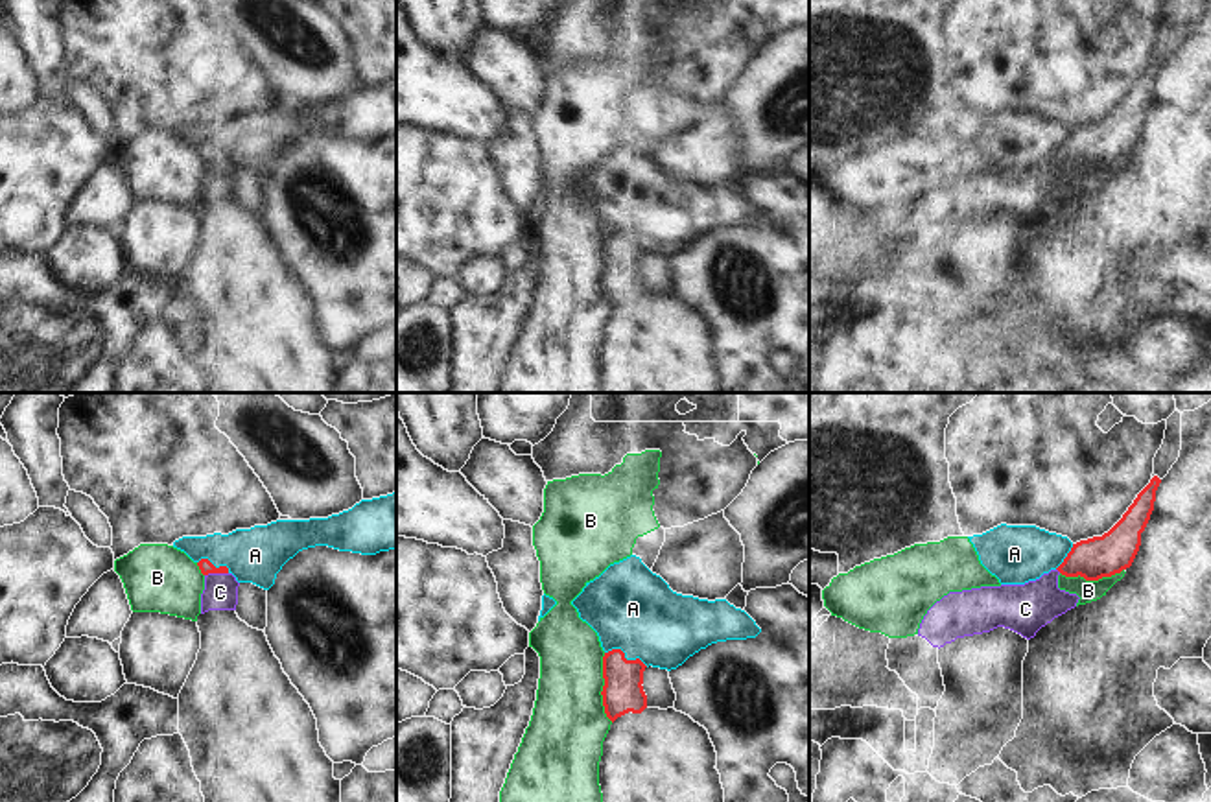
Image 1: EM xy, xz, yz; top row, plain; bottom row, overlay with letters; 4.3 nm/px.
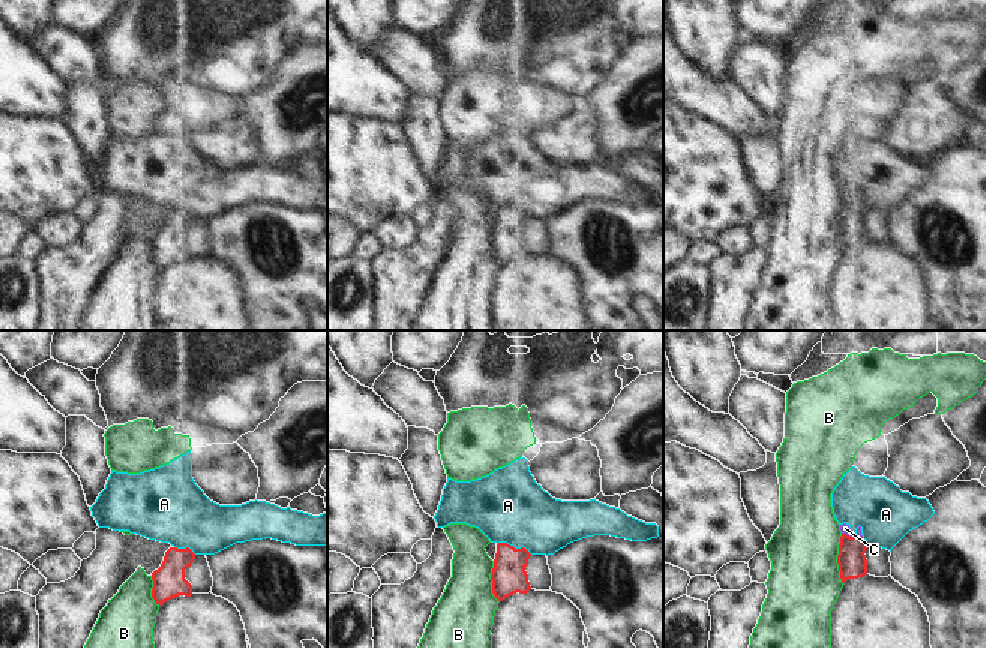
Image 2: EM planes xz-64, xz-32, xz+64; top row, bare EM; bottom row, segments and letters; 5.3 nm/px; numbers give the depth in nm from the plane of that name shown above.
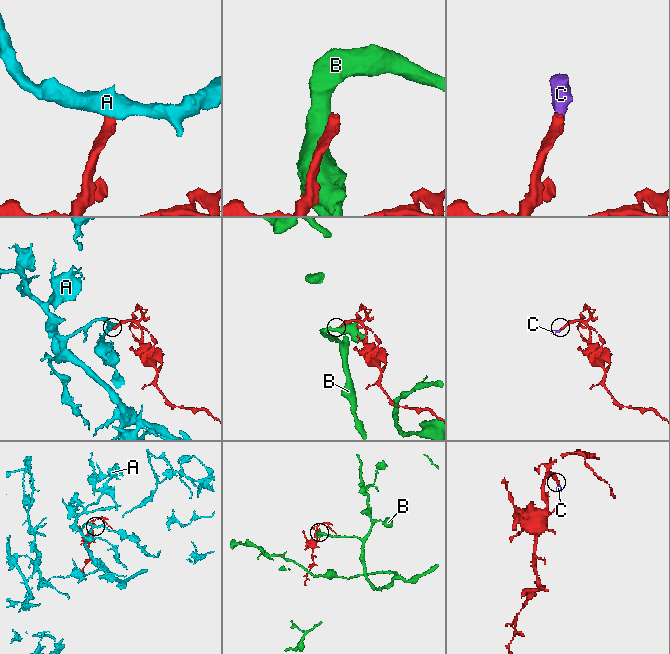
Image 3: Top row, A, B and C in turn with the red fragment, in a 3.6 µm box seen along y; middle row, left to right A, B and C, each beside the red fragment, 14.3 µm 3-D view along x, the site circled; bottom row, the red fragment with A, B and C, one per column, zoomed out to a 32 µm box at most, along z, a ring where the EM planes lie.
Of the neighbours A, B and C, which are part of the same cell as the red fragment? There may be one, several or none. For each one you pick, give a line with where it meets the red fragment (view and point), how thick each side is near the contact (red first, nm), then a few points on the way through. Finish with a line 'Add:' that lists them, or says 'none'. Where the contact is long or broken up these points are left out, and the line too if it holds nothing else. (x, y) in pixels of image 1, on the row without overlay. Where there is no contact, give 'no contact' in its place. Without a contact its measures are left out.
C: contact xy (216, 159); calibres 60 and 150 nm; way xy (205, 152), (216, 159), (220, 179)
Add: C

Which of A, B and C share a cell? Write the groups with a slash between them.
A / B / C

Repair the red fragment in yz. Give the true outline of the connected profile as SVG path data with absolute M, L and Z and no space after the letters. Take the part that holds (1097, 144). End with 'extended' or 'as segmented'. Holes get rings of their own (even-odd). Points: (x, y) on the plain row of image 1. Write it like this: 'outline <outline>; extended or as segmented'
outline M1154 63L1108 120L1073 131L1056 157L1065 164L1080 162L1086 168L1099 168L1130 155L1154 98L1159 70L1161 66Z; as segmented

